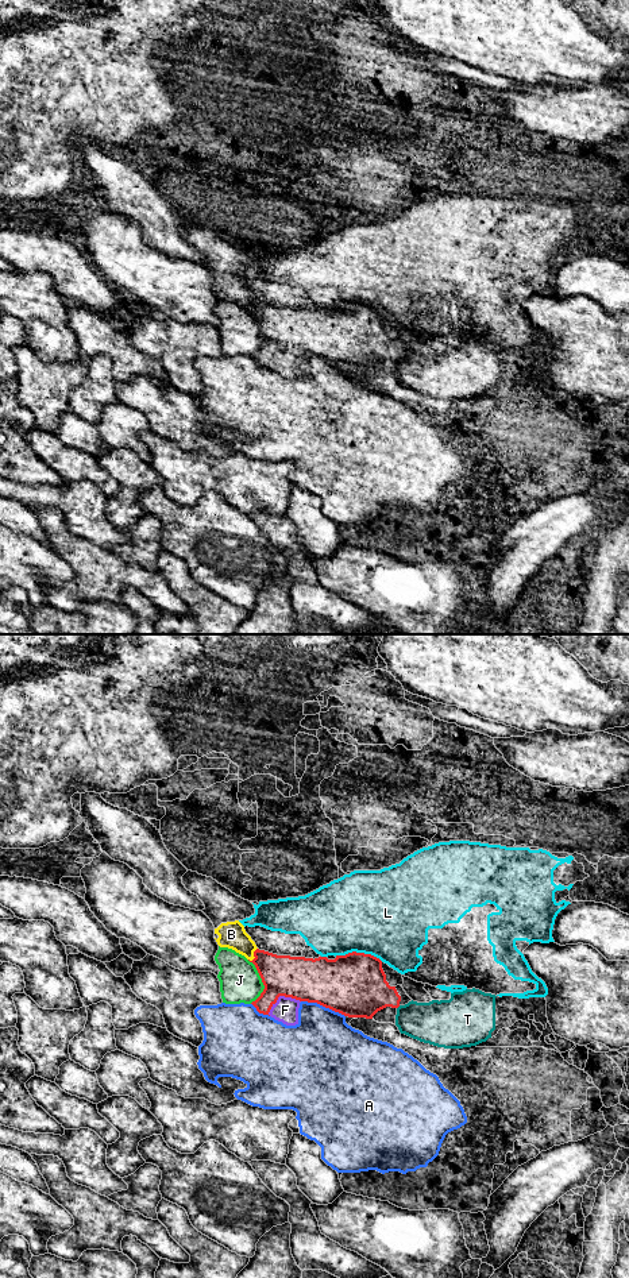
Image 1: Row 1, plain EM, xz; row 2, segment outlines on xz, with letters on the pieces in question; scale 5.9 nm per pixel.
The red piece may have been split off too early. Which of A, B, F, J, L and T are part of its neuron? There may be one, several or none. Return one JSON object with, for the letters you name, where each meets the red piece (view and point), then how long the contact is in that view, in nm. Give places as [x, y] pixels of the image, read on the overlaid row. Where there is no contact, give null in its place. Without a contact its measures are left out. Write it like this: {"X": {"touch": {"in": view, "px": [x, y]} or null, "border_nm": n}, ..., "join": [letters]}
{"F": {"touch": {"in": "xz", "px": [281, 995]}, "border_nm": 220}, "join": ["F"]}

